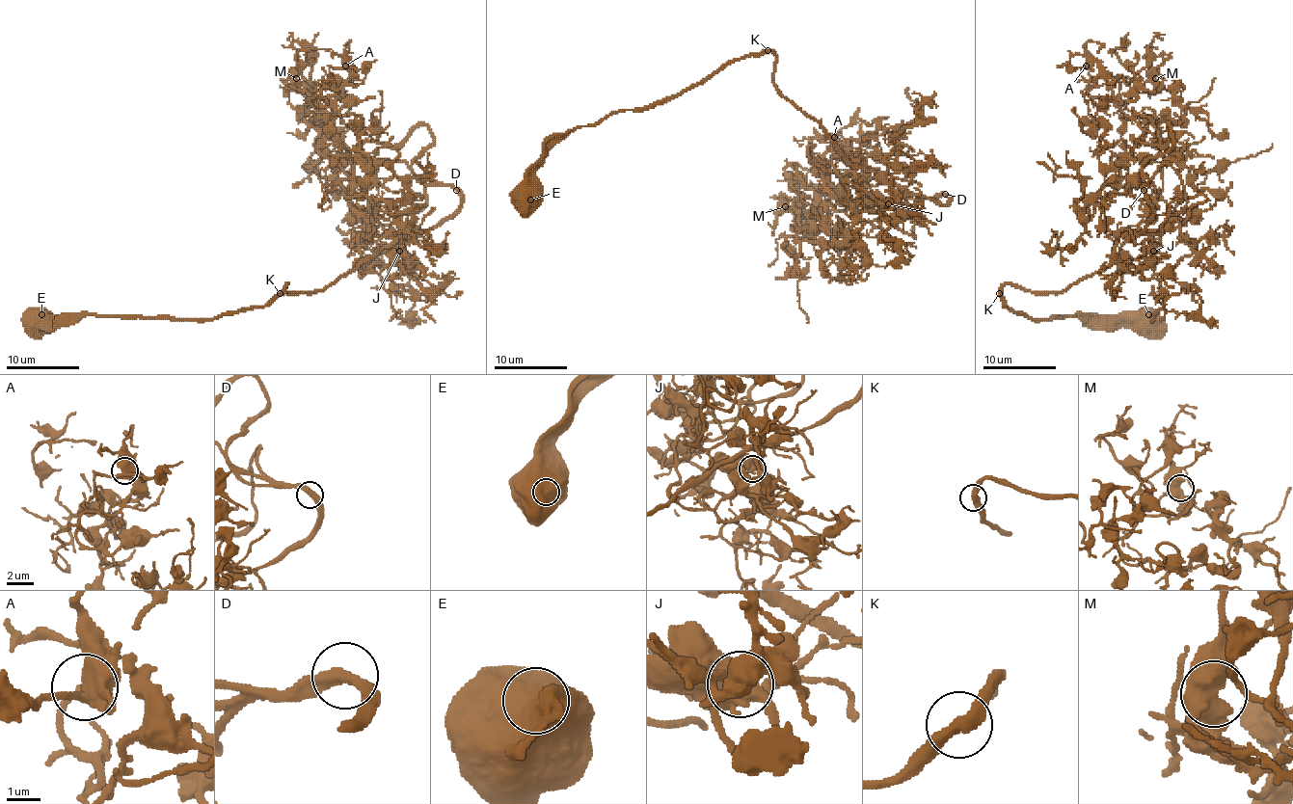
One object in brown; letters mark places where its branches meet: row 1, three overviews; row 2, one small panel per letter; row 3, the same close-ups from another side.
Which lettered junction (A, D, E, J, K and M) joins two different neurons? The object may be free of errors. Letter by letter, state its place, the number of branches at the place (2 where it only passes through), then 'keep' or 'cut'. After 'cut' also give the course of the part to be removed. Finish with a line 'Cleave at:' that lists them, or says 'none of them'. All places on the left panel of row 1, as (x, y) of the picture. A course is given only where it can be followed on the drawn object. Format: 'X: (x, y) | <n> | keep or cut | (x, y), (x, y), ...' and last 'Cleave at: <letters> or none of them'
A: (345, 66) | 4 | keep
D: (456, 190) | 2 | keep
E: (41, 314) | 1 | keep
J: (399, 251) | 4 | keep
K: (280, 293) | 2 | keep
M: (296, 78) | 3 | keep
Cleave at: none of them

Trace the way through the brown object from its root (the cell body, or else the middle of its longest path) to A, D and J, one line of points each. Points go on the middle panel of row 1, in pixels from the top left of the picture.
A: (527, 192), (577, 128), (768, 51), (875, 210), (808, 153), (834, 137)
D: (527, 192), (533, 168), (577, 128), (654, 108), (770, 51), (773, 86), (852, 164), (943, 204), (945, 194)
J: (527, 192), (577, 128), (770, 51), (773, 86), (852, 164), (906, 175), (888, 204)

